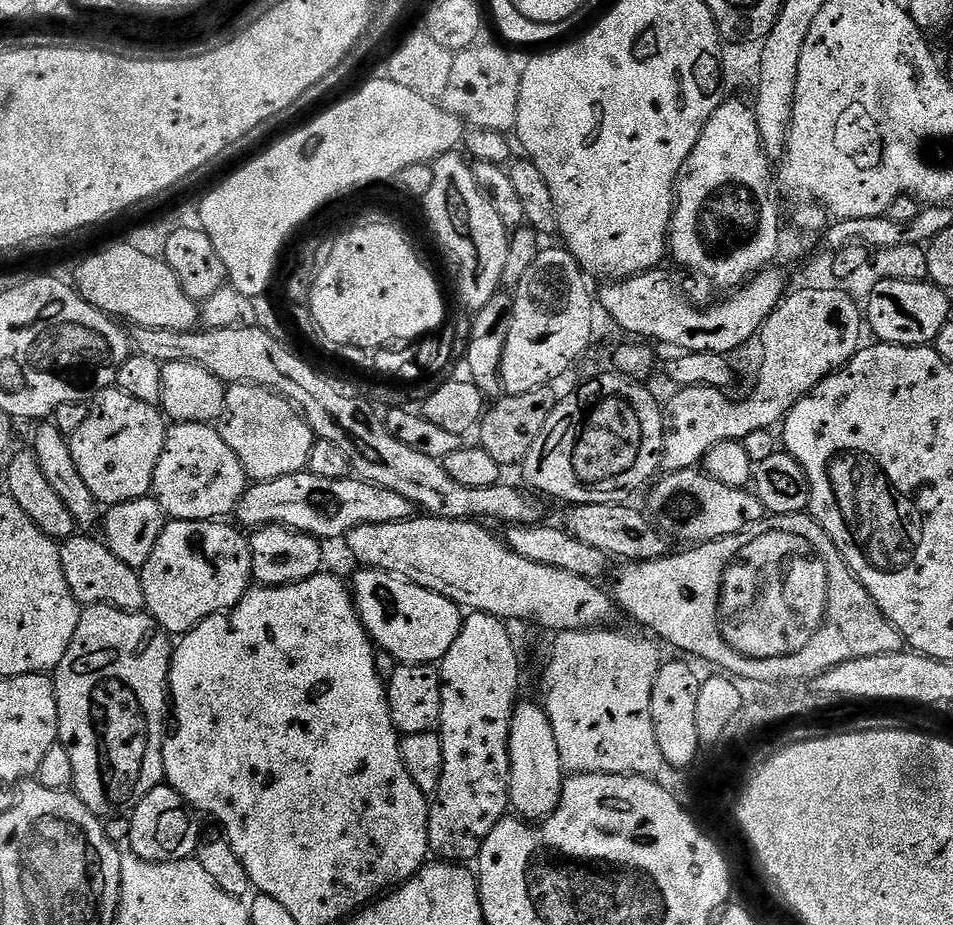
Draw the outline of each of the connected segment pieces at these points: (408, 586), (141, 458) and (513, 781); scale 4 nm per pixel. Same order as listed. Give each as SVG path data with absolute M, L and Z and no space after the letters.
M361 567L359 571L350 580L350 591L371 643L381 652L394 654L400 664L435 665L443 660L446 650L454 646L454 638L460 633L460 605L434 590L426 590L402 578L402 574L381 568Z
M115 386L95 393L93 400L96 401L91 401L86 422L70 437L78 474L90 486L90 494L104 506L149 495L166 435L161 409L155 404L138 402L138 398L130 398L130 394Z
M517 703L516 710L512 713L508 749L510 750L508 798L511 811L528 822L545 820L560 804L566 773L558 758L558 742L554 742L554 726L550 726L550 718L539 703Z

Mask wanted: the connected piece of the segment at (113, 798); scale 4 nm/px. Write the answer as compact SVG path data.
M90 604L81 611L78 630L74 630L74 642L70 642L70 650L66 650L66 658L62 658L62 662L56 667L54 673L56 701L58 702L58 730L60 731L58 743L70 753L70 762L74 766L72 788L76 797L98 817L127 817L164 780L164 737L166 735L166 713L170 708L168 672L172 669L173 651L174 644L169 633L158 630L155 618L148 615L147 611L124 612L122 609L112 608L108 604Z

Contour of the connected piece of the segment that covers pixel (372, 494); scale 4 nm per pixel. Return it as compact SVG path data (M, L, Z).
M305 470L277 480L253 483L241 498L234 516L248 530L255 530L265 524L281 524L327 542L336 540L339 536L340 539L347 537L358 526L411 520L417 512L416 505L402 498L402 494L394 494L394 490L386 490L359 478L318 478Z

